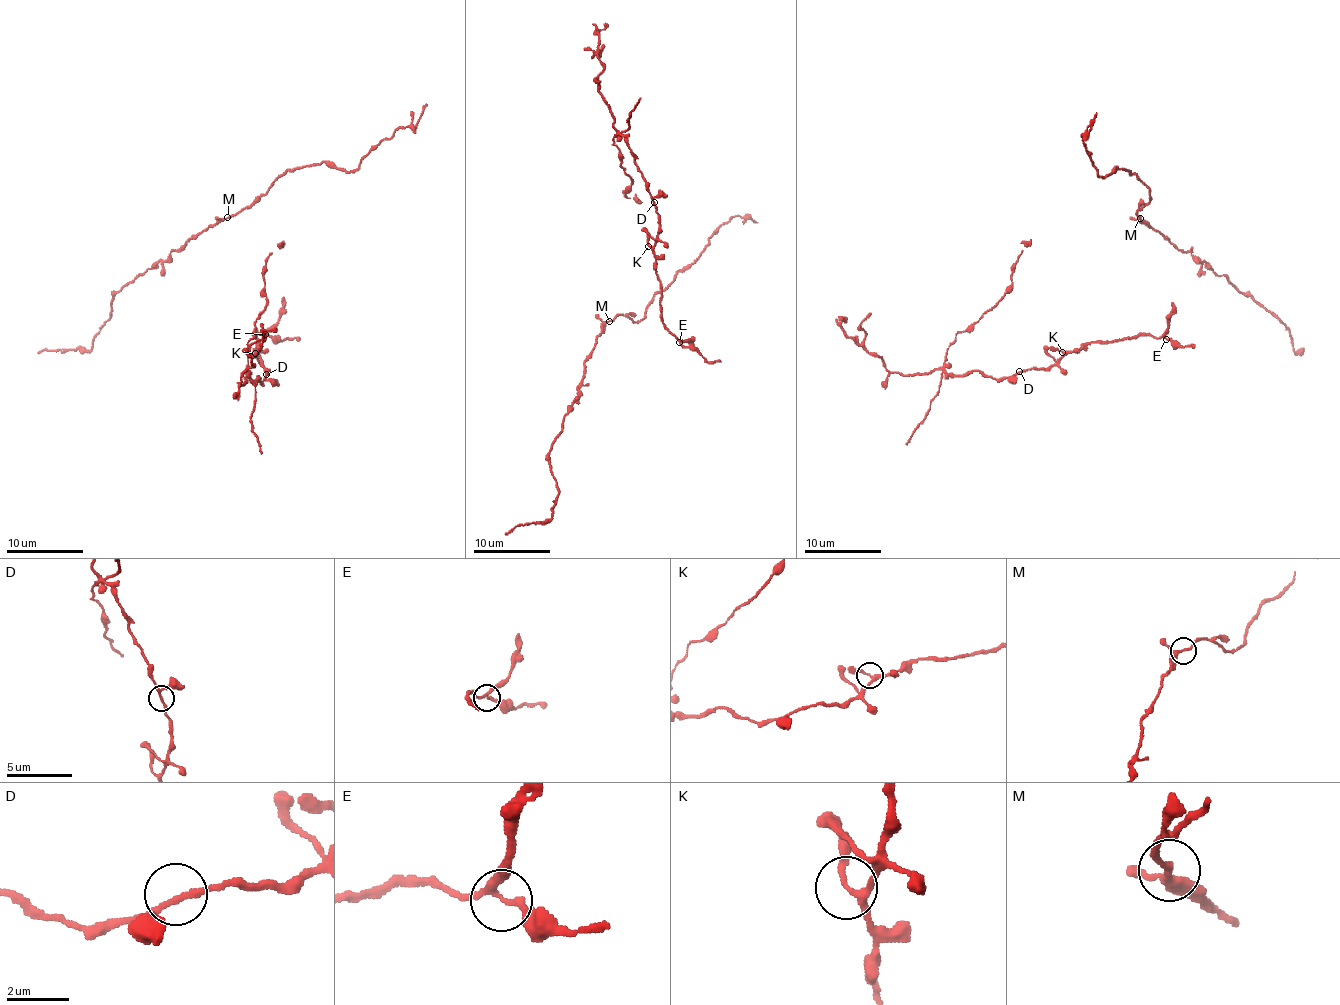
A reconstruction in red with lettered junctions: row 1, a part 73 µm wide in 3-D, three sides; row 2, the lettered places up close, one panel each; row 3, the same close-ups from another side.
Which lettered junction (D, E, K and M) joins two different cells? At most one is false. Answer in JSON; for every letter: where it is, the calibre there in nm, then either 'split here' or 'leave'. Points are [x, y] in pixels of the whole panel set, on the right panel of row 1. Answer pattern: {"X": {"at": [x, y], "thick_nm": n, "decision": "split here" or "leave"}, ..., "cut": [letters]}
{"D": {"at": [1019, 371], "thick_nm": 160, "decision": "leave"}, "E": {"at": [1166, 339], "thick_nm": 200, "decision": "leave"}, "K": {"at": [1062, 352], "thick_nm": 200, "decision": "leave"}, "M": {"at": [1140, 218], "thick_nm": 200, "decision": "leave"}, "cut": []}

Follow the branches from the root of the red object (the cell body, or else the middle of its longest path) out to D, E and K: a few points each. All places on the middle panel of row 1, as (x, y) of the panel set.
D: (691, 341), (678, 340), (662, 319), (661, 283), (653, 249), (659, 214), (654, 202)
E: (691, 341), (679, 342)
K: (691, 341), (678, 340), (664, 325), (661, 283), (655, 266), (654, 251), (649, 245)

